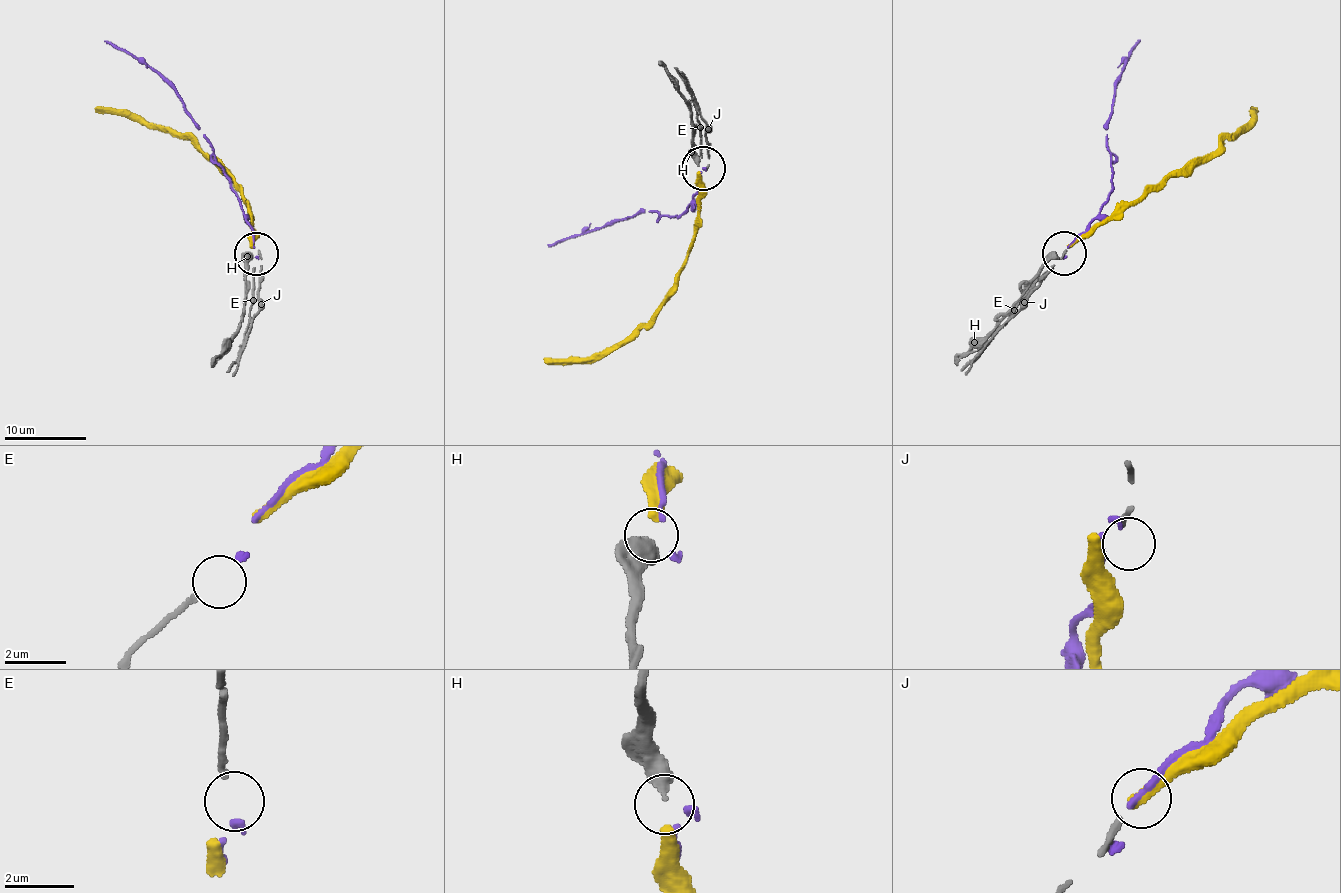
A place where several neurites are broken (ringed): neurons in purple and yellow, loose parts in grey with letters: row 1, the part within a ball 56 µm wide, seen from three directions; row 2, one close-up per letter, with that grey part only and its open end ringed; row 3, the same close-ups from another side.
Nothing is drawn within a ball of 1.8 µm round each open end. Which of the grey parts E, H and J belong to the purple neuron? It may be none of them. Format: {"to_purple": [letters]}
{"to_purple": ["E"]}

